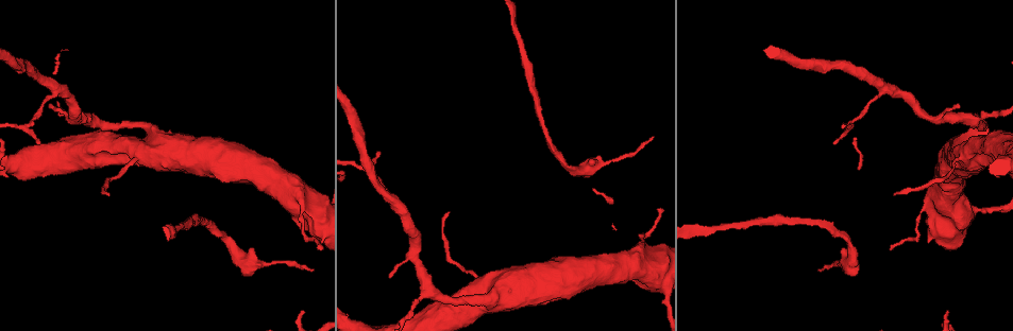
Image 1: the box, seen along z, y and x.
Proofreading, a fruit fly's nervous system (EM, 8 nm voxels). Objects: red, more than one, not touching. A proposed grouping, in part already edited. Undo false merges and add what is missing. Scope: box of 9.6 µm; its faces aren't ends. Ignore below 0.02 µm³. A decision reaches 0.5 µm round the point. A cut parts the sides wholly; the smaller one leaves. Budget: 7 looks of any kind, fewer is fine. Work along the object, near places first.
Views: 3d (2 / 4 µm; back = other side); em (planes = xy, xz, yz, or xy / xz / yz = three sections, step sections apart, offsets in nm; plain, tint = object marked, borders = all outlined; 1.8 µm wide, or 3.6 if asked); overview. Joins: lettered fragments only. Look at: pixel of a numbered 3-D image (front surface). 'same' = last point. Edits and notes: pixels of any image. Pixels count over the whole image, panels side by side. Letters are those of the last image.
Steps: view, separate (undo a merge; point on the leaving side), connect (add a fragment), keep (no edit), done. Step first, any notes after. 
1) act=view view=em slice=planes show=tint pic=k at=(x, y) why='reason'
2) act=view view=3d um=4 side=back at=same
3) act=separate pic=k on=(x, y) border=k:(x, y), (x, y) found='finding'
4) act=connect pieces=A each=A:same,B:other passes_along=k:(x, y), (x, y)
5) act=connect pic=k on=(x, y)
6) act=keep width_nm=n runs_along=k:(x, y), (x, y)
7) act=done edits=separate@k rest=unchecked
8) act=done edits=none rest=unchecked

act=view view=em um=3.6 slice=planes show=tint pic=1 at=(449, 214) why='thin end'

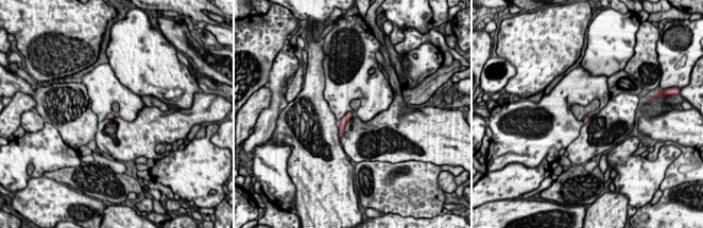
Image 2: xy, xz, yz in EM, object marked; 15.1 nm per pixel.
act=view view=em um=3.6 slice=planes show=borders at=same why='see the neighbours'

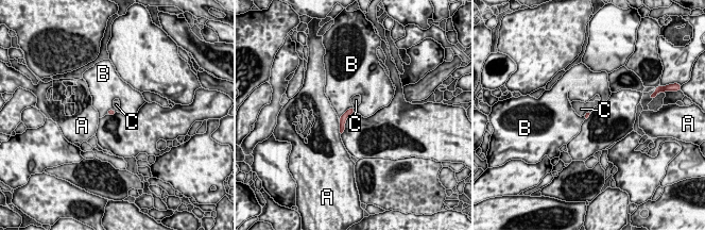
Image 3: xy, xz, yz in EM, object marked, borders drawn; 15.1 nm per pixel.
act=keep width_nm=70 each=A:other,B:other,C:other border=3:(355, 109), (350, 108), (339, 118) found='none of them fits'

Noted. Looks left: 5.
act=view view=3d um=4 side=back pic=1 at=(455, 311) why='abrupt turn'

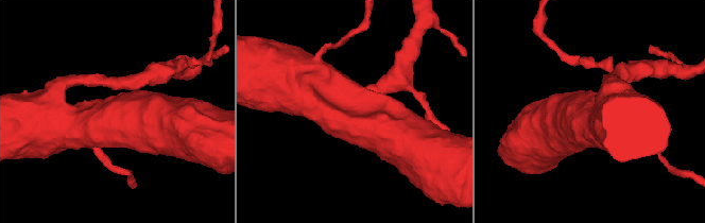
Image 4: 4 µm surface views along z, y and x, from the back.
act=view view=em um=3.6 slice=planes show=plain pic=4 at=(355, 112) why='shape alone is not enough'

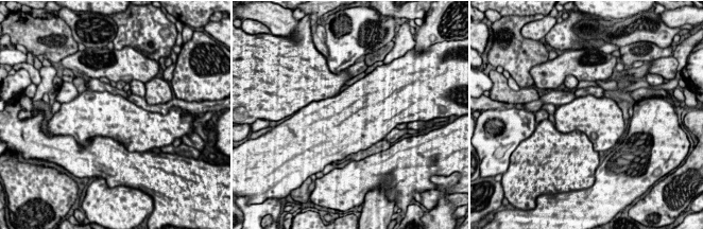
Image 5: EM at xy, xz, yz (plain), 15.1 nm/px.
act=view view=em um=3.6 slice=planes show=borders at=same

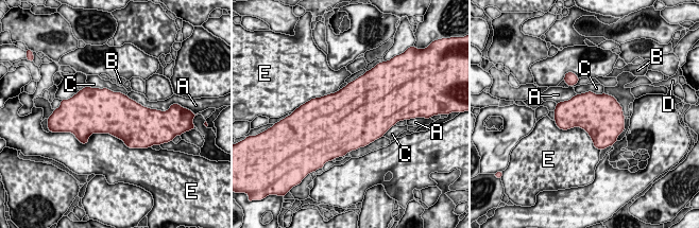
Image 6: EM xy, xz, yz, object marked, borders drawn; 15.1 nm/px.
act=keep width_nm=650 each=A:other,B:other,C:other,D:other,E:other border=6:(553, 121), (581, 127), (600, 151) found='continuous, no second neuron'

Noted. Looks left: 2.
act=view view=3d um=2 pic=1 at=(234, 256) why='thick turns thin'

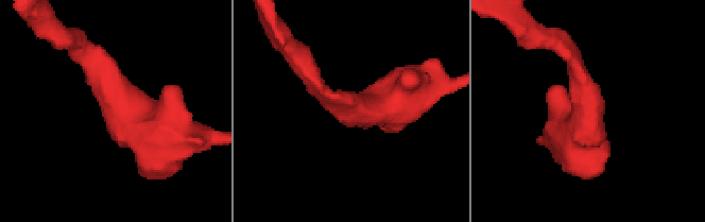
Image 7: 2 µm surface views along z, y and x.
act=view view=em slice=planes show=borders pic=7 at=(119, 103) why='now the EM'

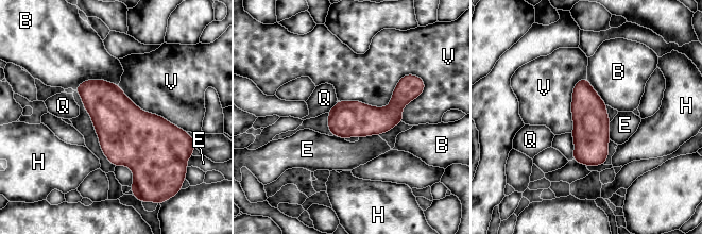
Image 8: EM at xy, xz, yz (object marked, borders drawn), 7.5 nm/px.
act=keep each=B:other,E:other,H:other,Q:other,V:other border=8:(410, 73), (384, 106), (339, 101) found='all the same neuron'

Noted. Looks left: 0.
act=done edits=none rest=unchecked

